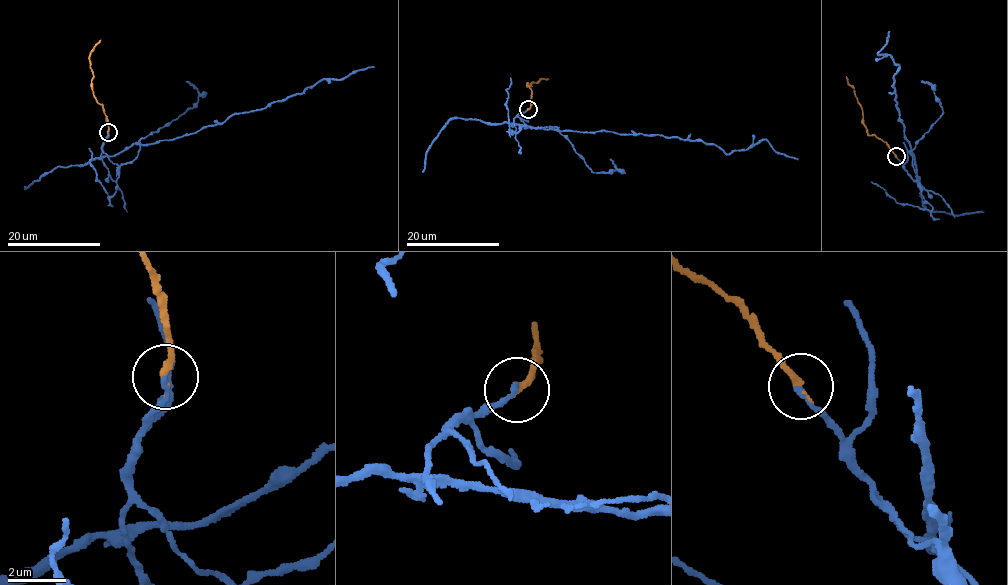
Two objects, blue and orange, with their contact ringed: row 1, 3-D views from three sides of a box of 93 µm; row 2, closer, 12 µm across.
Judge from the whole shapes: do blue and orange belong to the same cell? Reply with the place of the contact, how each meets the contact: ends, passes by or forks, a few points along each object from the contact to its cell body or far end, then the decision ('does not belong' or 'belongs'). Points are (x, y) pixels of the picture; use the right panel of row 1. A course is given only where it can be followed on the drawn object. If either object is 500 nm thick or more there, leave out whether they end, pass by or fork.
(896, 156) | blue ends | orange ends | blue via (895, 155), (916, 181), (894, 99), (898, 65), (889, 55), (878, 54), (888, 31) | orange via (895, 155), (886, 143), (867, 133), (863, 110), (846, 76) | does not belong

